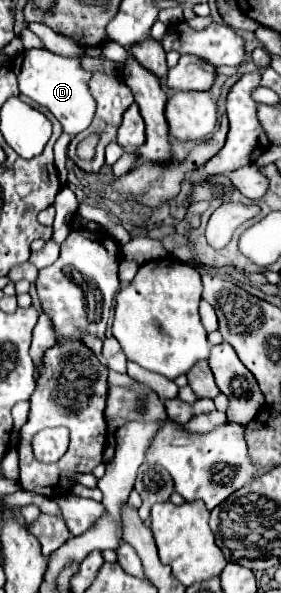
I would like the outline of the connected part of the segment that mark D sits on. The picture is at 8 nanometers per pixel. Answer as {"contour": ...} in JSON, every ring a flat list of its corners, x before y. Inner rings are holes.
{"contour":[[25,49,17,55,17,59,23,59,19,65,17,81,19,81,19,91,39,105,45,105,63,125,63,131,75,137,79,131,85,131,91,121,93,113,97,109,97,103,93,101,93,95,89,95,89,79,91,71,83,69,81,59,85,53,75,55,75,57,65,57,51,53,47,49]]}

